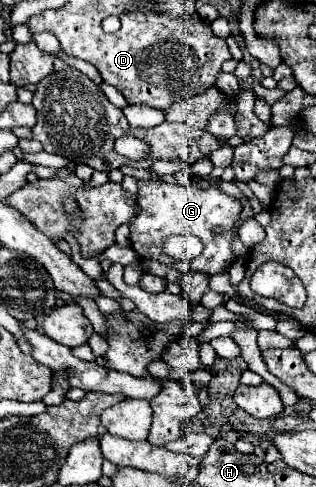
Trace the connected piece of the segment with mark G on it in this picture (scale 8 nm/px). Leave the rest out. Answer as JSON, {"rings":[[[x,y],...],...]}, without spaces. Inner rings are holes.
{"rings":[[[142,181],[138,191],[140,213],[130,221],[130,243],[132,249],[144,259],[158,259],[180,271],[204,271],[208,275],[224,273],[232,265],[232,237],[236,235],[236,221],[240,219],[242,205],[232,195],[220,189],[200,189],[194,185],[178,185],[164,181]],[[168,235],[196,235],[204,243],[200,257],[192,261],[178,261],[162,251],[162,239]]]}

